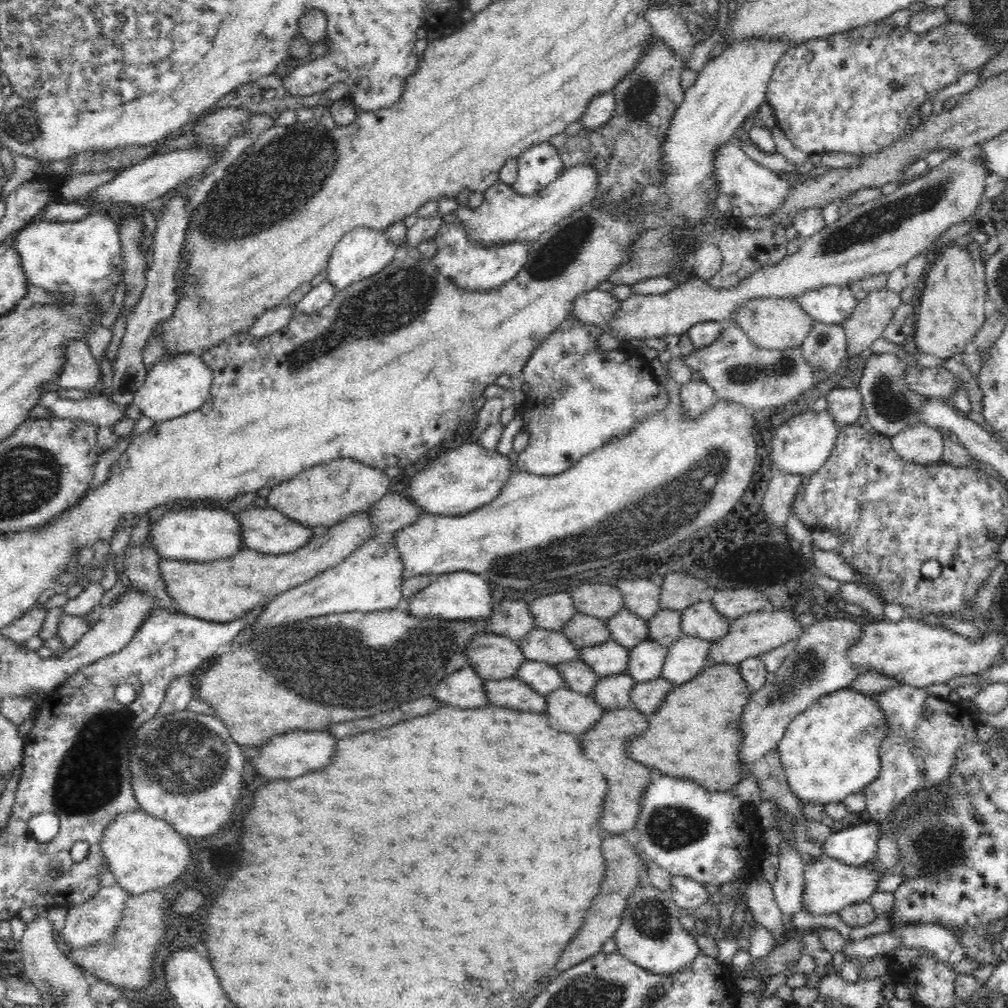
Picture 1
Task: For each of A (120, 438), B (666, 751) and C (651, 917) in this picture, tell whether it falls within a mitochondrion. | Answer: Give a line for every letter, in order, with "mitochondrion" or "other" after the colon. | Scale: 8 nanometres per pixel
A: other
B: other
C: mitochondrion

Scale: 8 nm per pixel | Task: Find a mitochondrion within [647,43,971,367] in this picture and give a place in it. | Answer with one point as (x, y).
(885, 218)

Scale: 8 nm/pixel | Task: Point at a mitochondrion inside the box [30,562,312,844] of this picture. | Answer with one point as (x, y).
(89, 778)

